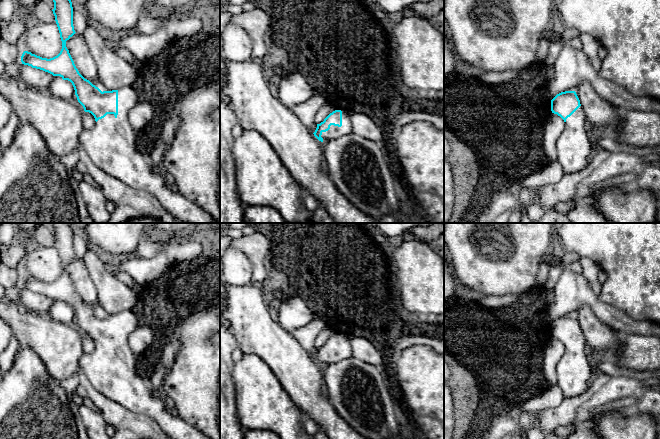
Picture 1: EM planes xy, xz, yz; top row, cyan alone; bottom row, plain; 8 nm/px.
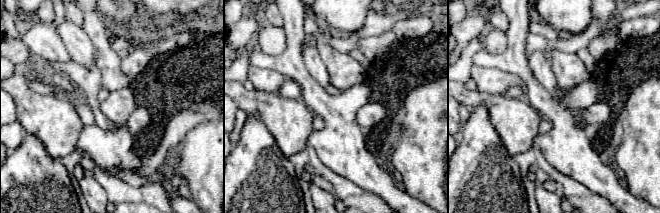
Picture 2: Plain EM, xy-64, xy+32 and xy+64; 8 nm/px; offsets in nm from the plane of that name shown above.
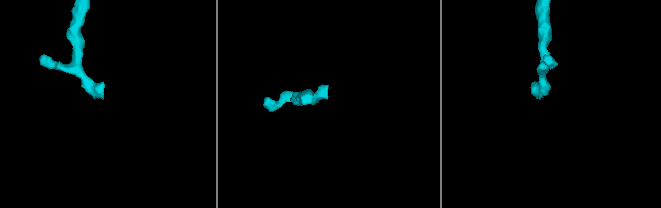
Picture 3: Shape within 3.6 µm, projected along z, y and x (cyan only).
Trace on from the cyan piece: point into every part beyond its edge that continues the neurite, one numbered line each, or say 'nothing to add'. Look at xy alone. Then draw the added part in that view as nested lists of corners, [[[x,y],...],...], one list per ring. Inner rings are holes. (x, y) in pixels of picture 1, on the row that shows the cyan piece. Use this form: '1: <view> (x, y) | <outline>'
1: xy (111, 144) | [[[126,86],[118,90],[118,115],[107,114],[99,119],[91,129],[84,129],[79,136],[79,147],[83,148],[91,161],[107,175],[119,179],[136,191],[148,192],[155,196],[162,208],[180,223],[213,223],[212,217],[200,206],[177,192],[173,192],[165,182],[164,171],[154,170],[148,158],[136,148],[136,131],[131,127],[128,116],[138,103],[135,89]]]

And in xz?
1: xz (346, 128) | [[[342,111],[342,126],[338,127],[331,125],[328,131],[322,132],[321,137],[323,138],[323,141],[327,141],[340,137],[342,135],[348,135],[351,132],[353,132],[353,126],[351,123],[350,116],[347,112]]]

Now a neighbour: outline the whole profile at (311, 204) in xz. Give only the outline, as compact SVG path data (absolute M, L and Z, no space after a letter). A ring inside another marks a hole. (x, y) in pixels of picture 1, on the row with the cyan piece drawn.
M305 191L304 202L305 202L306 209L310 212L314 212L319 205L316 198L309 191Z

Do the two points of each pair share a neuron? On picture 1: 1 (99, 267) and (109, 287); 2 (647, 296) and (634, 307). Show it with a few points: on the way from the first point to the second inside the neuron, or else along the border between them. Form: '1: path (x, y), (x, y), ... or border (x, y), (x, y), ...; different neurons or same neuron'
1: path (99, 272), (104, 282); same neuron
2: path (644, 297), (637, 304); same neuron

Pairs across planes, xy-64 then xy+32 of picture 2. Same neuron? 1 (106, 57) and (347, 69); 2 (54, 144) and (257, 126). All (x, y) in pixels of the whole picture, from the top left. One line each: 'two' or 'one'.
1: one
2: two

